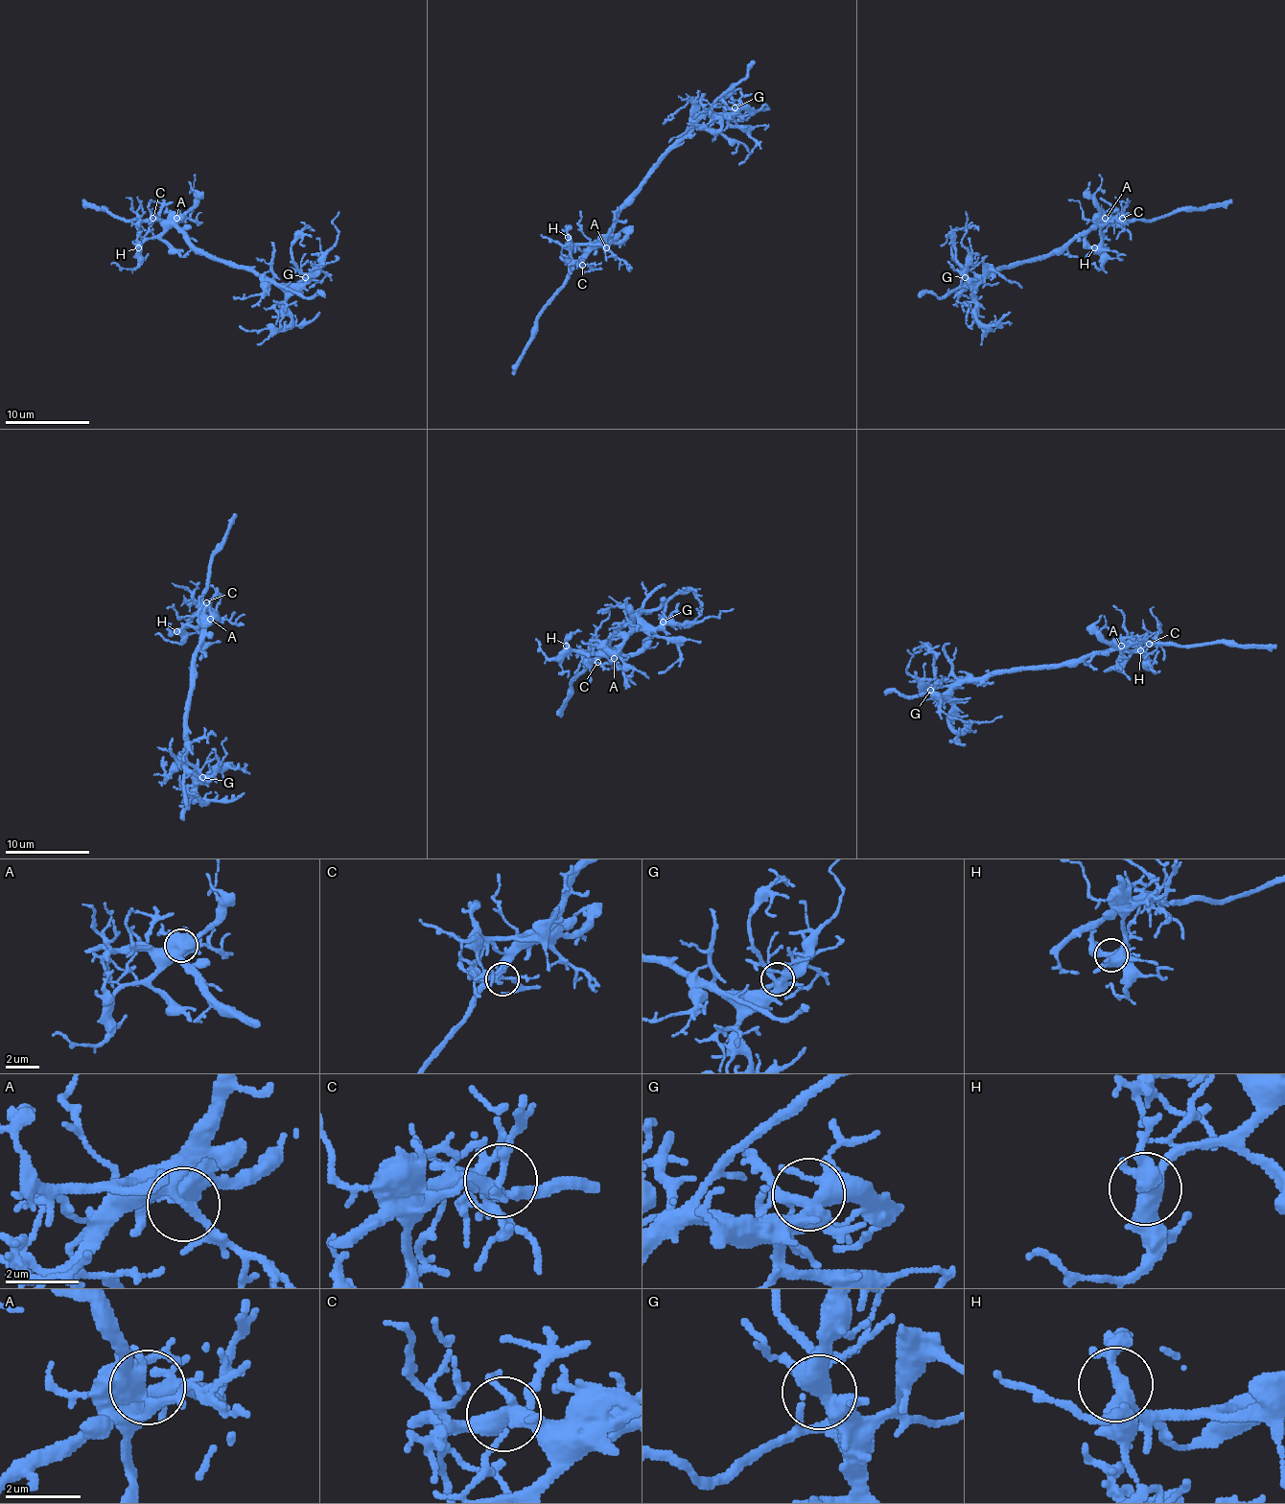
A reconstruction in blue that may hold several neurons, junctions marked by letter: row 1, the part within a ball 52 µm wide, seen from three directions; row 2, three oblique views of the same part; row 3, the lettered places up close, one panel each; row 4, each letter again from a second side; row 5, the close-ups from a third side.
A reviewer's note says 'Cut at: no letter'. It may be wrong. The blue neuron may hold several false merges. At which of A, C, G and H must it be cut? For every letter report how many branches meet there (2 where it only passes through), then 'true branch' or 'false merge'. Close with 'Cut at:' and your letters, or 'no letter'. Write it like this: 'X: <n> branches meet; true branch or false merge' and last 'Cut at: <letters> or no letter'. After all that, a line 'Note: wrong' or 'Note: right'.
A: 4 branches meet; true branch
C: 4 branches meet; true branch
G: 6 branches meet; true branch
H: 6 branches meet; true branch
Cut at: no letter
Note: right

